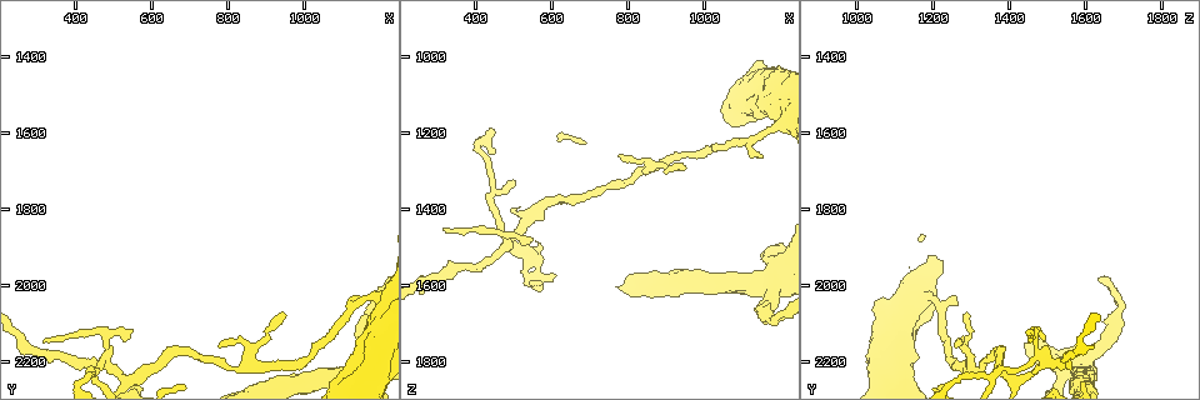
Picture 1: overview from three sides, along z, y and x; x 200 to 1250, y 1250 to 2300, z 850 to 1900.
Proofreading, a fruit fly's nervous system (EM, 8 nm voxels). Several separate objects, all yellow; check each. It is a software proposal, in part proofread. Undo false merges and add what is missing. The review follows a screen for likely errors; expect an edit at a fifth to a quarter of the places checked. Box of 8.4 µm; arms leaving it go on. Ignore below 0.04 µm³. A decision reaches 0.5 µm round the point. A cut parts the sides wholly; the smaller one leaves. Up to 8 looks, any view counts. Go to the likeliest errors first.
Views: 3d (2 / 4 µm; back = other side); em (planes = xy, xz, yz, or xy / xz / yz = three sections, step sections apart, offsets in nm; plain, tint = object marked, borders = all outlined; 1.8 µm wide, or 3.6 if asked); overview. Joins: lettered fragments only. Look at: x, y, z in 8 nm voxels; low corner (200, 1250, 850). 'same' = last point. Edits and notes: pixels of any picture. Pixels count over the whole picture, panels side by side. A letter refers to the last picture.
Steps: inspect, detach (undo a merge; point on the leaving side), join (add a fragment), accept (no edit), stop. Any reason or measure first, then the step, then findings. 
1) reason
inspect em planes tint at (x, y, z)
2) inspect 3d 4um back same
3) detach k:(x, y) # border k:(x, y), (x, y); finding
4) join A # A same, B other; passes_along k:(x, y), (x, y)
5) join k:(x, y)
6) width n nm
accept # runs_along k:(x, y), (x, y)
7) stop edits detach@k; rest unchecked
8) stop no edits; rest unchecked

sharp bend
inspect em xy step 8 tint at (475, 2205, 1490)

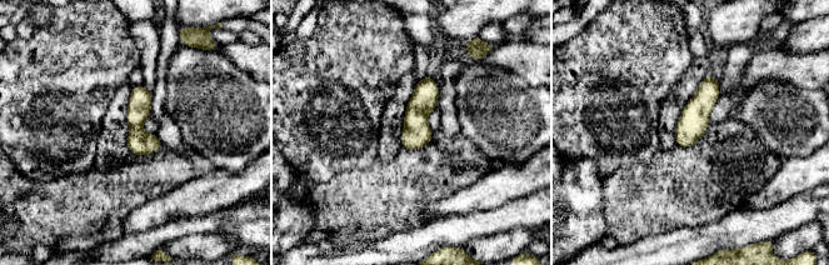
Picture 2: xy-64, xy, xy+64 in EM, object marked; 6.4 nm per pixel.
inspect em planes borders same

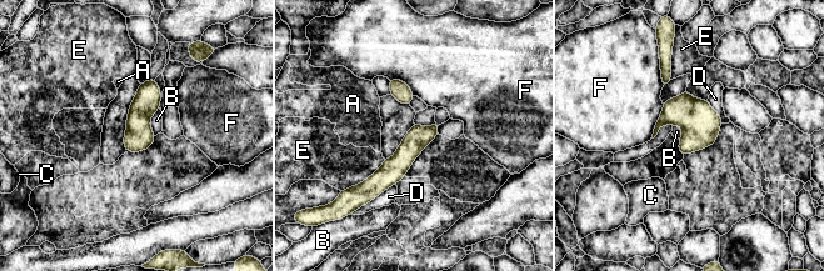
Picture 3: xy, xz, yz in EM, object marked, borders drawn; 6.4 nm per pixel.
accept # A other, B other, C other, D other, E other, F other; runs_along 3:(435, 128), (366, 195); one neuron here

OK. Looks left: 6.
sharp bend
inspect em planes borders at (1175, 2220, 1595)

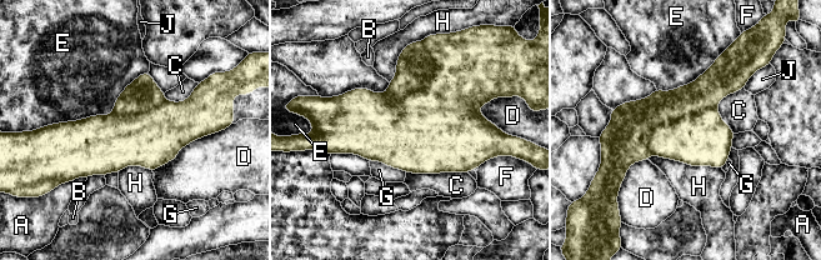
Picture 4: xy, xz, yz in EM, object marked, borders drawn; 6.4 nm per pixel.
width 480 nm
detach 4:(634, 121) # A other, B other, C other, D other, E other, F other, G other, H other, J other; part_leaving 4:(744, 79), (665, 106), (625, 166); a second neuron is stuck on

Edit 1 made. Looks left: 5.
redraw
inspect overview

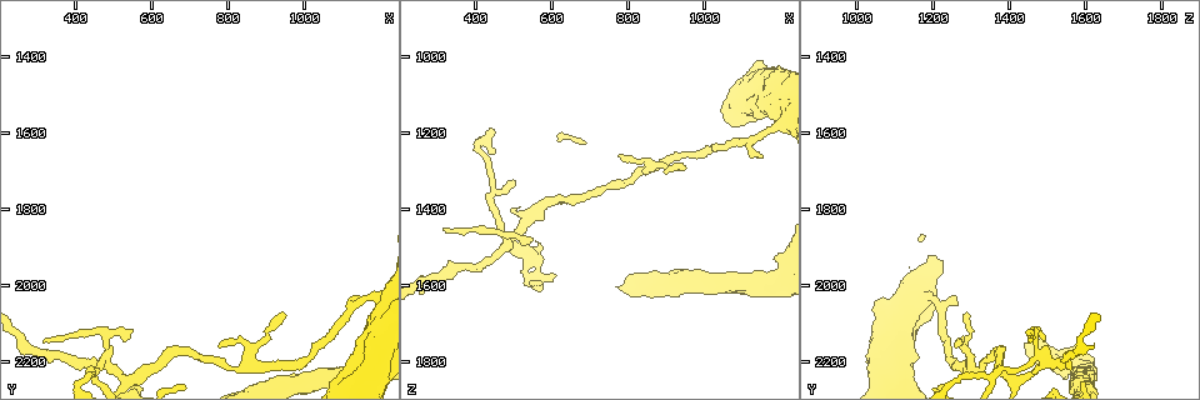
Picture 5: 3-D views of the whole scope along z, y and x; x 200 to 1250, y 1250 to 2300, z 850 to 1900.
thin end
inspect em yz step 16 borders at (1155, 2050, 1255)

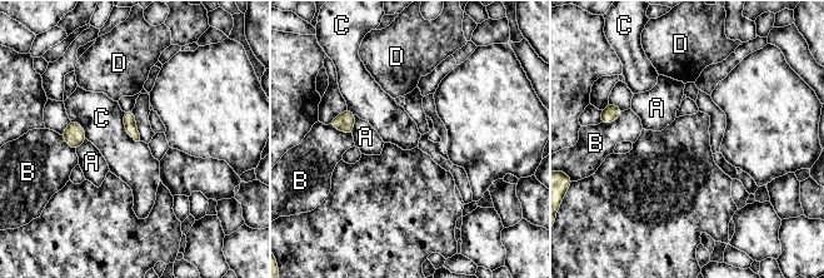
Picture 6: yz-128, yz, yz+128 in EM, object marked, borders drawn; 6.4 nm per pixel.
longest_contact C 220 nm
accept # A other, B other, C other, D other; no lettered fragment goes on from it

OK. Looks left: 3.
stop edits detach@4; rest unchecked

